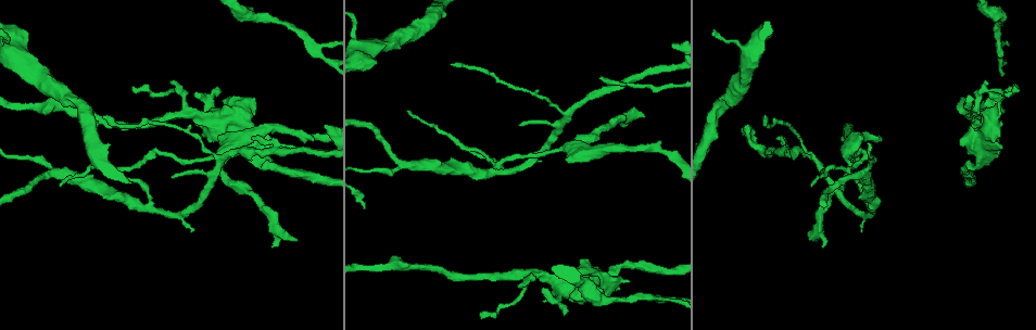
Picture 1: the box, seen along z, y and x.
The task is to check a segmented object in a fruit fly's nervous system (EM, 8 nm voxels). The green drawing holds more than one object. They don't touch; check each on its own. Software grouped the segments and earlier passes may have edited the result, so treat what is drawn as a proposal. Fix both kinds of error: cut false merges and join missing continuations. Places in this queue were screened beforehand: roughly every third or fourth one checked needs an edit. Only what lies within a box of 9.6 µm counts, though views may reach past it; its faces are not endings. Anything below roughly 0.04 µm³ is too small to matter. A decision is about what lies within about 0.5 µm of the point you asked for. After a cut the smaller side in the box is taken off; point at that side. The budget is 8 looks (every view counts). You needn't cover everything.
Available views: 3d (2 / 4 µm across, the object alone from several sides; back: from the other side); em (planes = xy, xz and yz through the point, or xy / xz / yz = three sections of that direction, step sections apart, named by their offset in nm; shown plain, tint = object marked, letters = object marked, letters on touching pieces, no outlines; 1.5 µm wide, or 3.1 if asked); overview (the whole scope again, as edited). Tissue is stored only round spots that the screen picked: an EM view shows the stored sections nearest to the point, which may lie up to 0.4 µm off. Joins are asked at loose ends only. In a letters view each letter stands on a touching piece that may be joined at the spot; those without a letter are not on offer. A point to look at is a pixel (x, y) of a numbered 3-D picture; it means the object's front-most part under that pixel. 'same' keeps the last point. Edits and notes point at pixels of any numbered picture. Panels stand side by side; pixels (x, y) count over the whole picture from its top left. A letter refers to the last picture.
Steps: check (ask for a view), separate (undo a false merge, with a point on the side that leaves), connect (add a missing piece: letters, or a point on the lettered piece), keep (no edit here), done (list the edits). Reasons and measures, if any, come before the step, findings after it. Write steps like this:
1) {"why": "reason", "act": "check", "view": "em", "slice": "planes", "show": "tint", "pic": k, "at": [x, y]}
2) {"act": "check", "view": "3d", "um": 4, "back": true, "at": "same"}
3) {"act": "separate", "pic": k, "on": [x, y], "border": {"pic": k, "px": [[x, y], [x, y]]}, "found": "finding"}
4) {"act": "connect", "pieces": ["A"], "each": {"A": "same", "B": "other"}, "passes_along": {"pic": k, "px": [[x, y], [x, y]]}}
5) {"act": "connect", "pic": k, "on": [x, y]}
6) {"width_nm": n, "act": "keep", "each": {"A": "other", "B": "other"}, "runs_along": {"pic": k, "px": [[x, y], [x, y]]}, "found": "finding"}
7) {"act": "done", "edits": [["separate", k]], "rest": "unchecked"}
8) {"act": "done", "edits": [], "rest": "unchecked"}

{"act": "check", "view": "3d", "um": 4, "pic": 1, "at": [27, 35]}

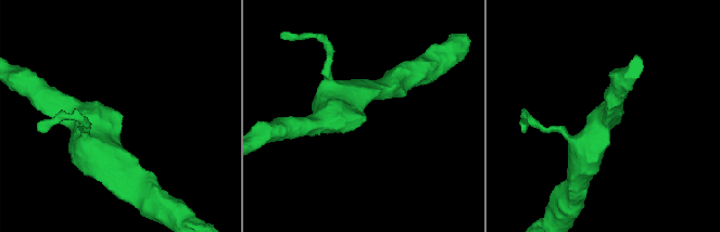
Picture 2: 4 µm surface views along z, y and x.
{"act": "check", "view": "em", "slice": "yz", "step": 8, "show": "plain", "pic": 2, "at": [122, 117]}

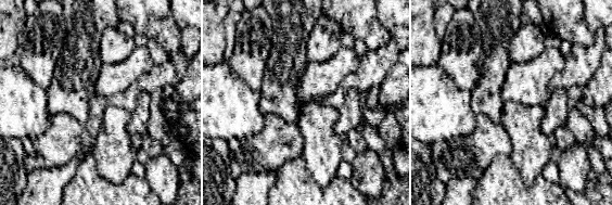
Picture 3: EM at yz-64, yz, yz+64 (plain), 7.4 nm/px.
{"why": "see the neighbours", "act": "check", "view": "em", "slice": "yz", "step": 8, "show": "letters", "at": "same"}

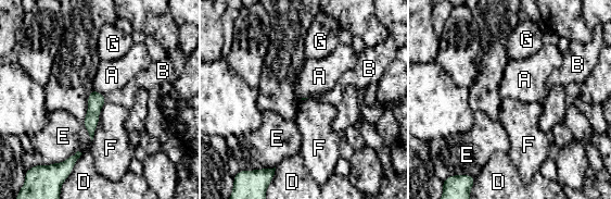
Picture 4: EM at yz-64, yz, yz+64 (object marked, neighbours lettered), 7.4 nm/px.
{"longest_contact_nm": ["F", 320], "act": "connect", "pieces": ["B"], "each": {"A": "other", "B": "same", "D": "other", "E": "other", "F": "other", "G": "other"}, "found": "the neuron continues"}

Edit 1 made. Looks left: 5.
{"why": "see it whole again", "act": "check", "view": "overview"}

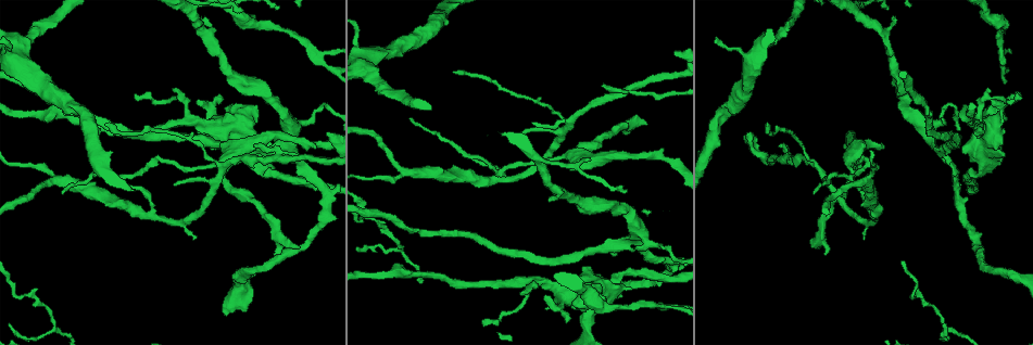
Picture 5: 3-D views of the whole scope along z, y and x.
{"act": "check", "view": "em", "slice": "planes", "show": "tint", "pic": 5, "at": [409, 118]}

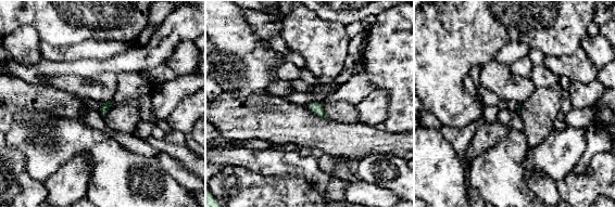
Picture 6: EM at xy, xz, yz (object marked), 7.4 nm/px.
{"why": "see the neighbours", "act": "check", "view": "em", "slice": "planes", "show": "letters", "at": "same"}

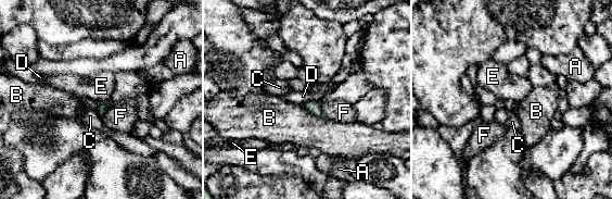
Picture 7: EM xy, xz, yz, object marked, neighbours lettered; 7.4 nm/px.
{"act": "keep", "each": {"A": "other", "B": "other", "C": "other", "D": "other", "E": "other", "F": "other"}, "border": {"pic": 7, "px": [[98, 101], [96, 109]]}, "found": "none of them fits"}

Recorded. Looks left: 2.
{"act": "check", "view": "em", "slice": "planes", "show": "letters", "pic": 5, "at": [152, 209]}

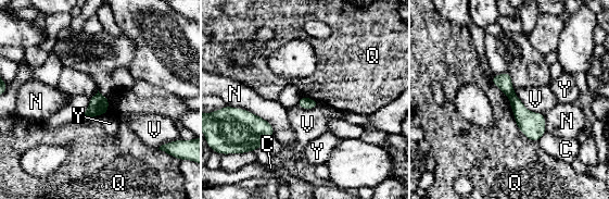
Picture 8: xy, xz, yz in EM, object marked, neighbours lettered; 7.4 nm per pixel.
{"width_nm": 90, "act": "separate", "pic": 8, "on": [528, 122], "each": {"C": "other", "N": "other", "Q": "other", "V": "other", "Y": "other"}, "border": {"pic": 8, "px": [[514, 91], [508, 97]]}, "found": "a second neuron is stuck on"}

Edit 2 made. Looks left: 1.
{"act": "done", "edits": [["connect", 4], ["separate", 8]], "rest": "unchecked"}

